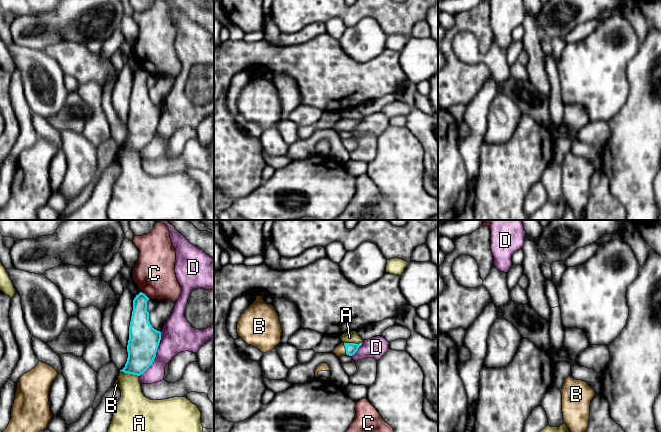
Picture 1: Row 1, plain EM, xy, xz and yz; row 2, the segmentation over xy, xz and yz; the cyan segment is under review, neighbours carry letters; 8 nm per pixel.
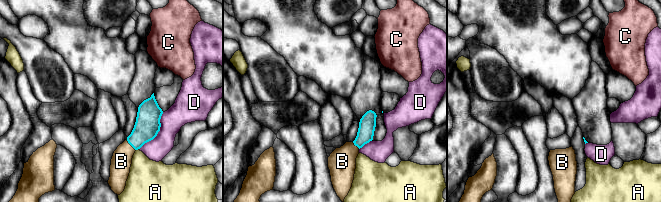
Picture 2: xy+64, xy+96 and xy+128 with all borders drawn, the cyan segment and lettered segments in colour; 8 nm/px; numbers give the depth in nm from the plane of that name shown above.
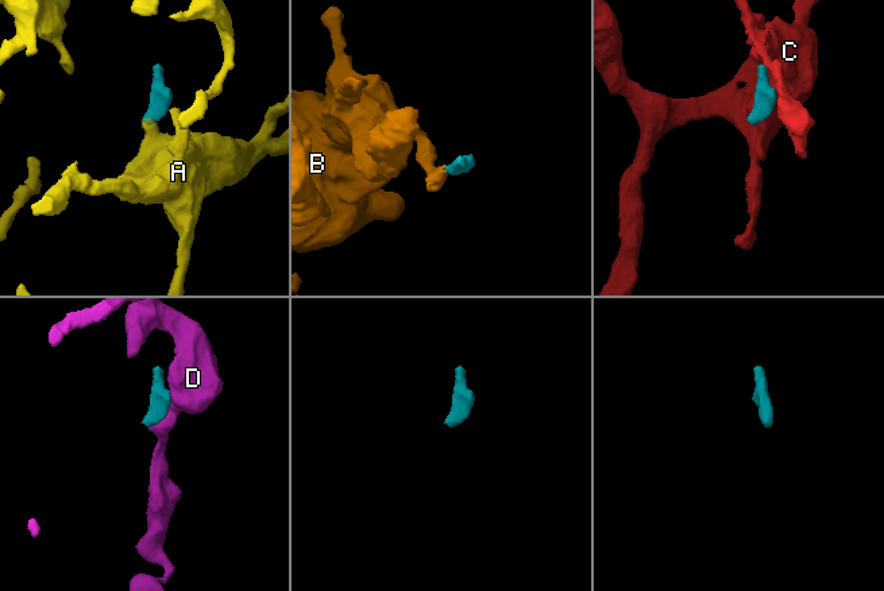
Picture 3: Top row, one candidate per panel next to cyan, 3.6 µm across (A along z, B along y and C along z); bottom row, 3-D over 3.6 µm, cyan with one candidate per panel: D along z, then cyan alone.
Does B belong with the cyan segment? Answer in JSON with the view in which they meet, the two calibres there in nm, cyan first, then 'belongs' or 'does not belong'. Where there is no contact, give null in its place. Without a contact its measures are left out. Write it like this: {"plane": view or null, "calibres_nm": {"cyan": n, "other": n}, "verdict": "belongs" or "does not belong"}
{"plane": "xz", "calibres_nm": {"cyan": 90, "other": 80}, "verdict": "belongs"}

